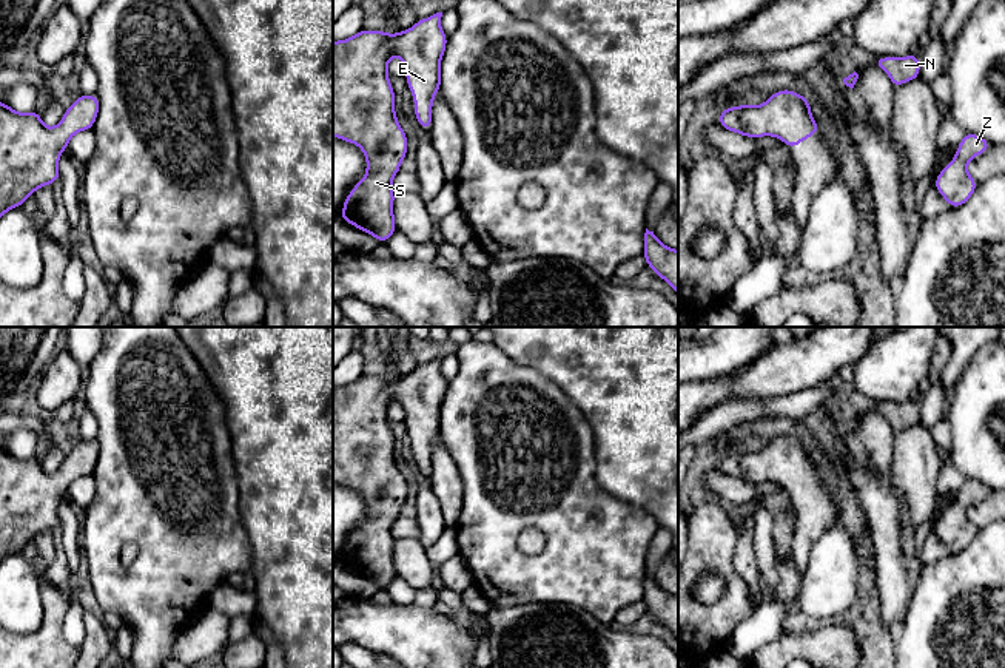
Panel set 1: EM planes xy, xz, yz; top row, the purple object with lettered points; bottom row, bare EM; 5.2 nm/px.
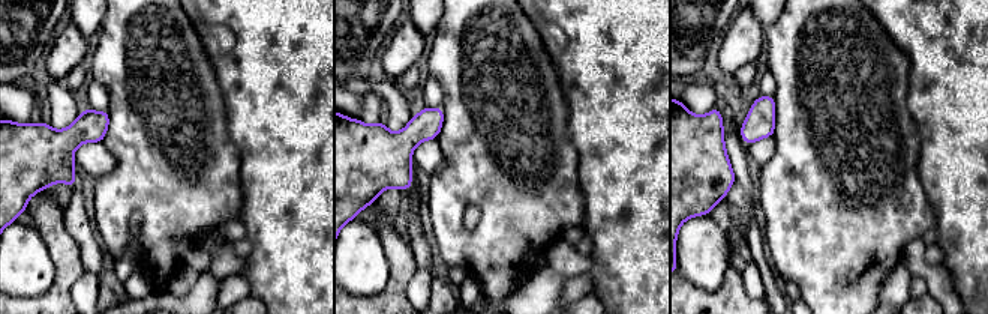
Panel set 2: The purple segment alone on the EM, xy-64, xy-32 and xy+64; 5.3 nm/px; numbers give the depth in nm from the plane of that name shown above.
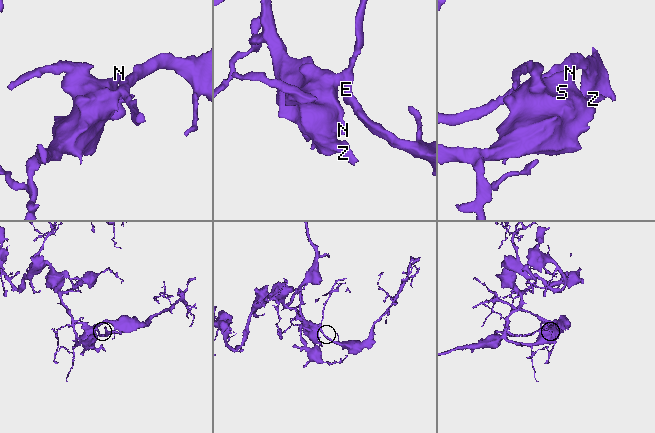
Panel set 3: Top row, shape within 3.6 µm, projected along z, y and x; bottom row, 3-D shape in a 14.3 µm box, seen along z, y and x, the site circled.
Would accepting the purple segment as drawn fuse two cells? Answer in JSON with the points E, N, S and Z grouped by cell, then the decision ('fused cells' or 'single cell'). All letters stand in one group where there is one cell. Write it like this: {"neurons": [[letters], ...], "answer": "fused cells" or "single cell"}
{"neurons": [["E", "N", "S", "Z"]], "answer": "single cell"}

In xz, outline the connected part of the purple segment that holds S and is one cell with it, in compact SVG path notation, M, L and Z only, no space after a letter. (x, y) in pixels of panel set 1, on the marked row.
M442 12L418 20L408 31L387 34L361 29L347 40L333 42L333 136L356 143L365 154L367 171L344 201L342 221L371 234L381 244L396 231L392 180L408 151L407 134L395 113L395 91L387 65L393 56L405 63L405 79L415 99L415 116L430 131L433 97L441 89L441 60L447 35L441 28Z

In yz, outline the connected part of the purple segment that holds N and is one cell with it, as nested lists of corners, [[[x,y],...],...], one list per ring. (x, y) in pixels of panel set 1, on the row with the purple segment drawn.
[[[917,52],[908,57],[879,57],[874,65],[889,76],[894,88],[920,77]]]

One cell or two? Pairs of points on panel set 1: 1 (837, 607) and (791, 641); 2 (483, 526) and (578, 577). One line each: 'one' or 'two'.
1: two
2: one

